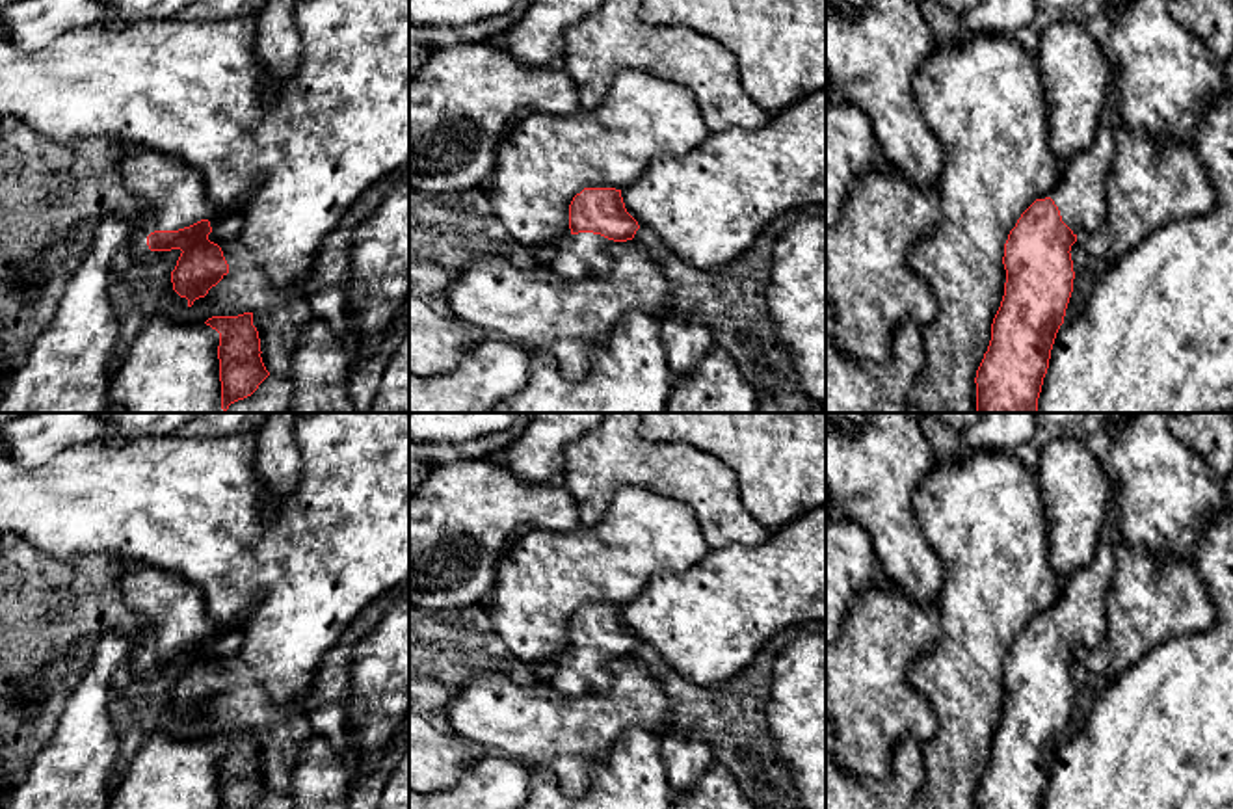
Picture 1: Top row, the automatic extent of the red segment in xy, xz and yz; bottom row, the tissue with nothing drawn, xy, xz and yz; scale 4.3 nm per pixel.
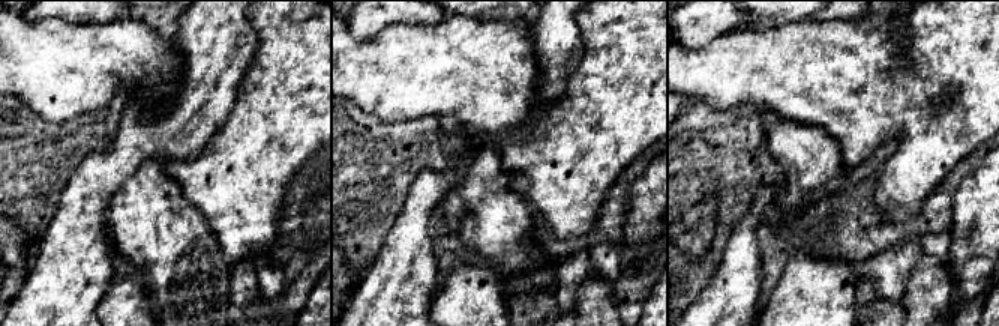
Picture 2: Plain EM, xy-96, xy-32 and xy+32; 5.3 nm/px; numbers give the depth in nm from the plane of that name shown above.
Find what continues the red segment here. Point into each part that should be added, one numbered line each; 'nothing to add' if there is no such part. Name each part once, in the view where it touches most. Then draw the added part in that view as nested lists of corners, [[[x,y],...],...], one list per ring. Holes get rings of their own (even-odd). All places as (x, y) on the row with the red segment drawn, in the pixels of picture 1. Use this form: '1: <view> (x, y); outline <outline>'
1: xy (172, 194); outline [[[145,147],[141,153],[125,151],[117,166],[125,188],[141,205],[143,236],[214,216],[201,171],[184,160]]]

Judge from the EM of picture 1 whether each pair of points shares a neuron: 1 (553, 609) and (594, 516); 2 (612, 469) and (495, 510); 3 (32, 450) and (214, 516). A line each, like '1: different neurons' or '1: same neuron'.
1: different neurons
2: different neurons
3: different neurons

